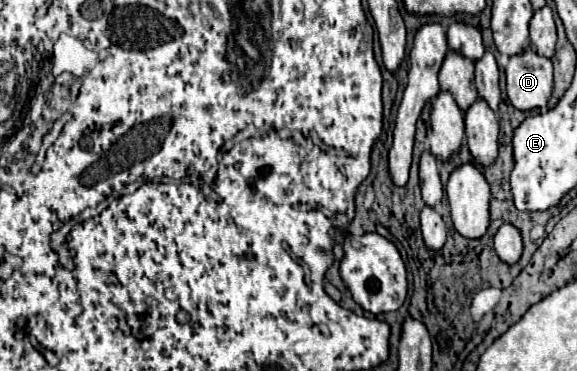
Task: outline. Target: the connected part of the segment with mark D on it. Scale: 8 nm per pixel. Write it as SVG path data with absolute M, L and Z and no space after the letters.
M533 45L509 57L505 75L507 95L515 109L527 111L547 105L553 89L553 65L547 57L539 57Z

